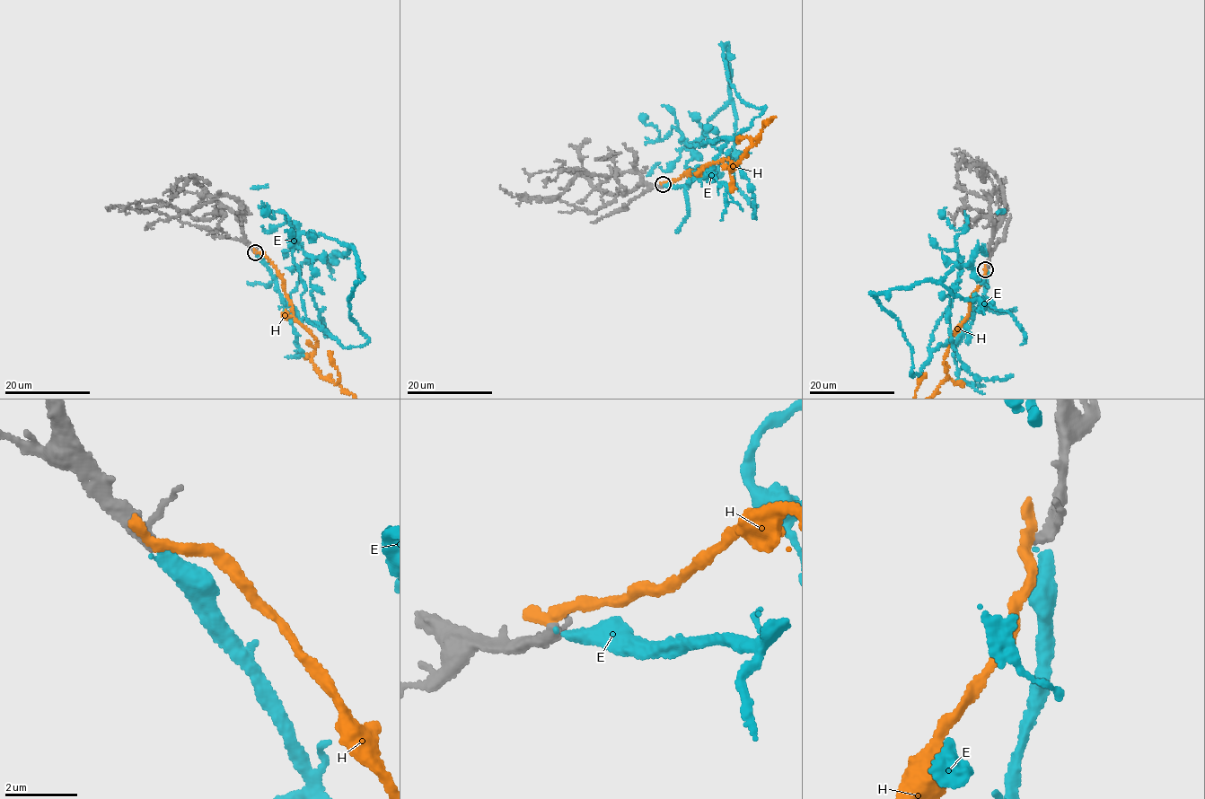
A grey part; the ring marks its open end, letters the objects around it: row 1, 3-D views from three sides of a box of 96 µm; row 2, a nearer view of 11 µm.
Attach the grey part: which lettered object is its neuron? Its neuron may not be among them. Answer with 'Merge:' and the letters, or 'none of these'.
Merge: E

